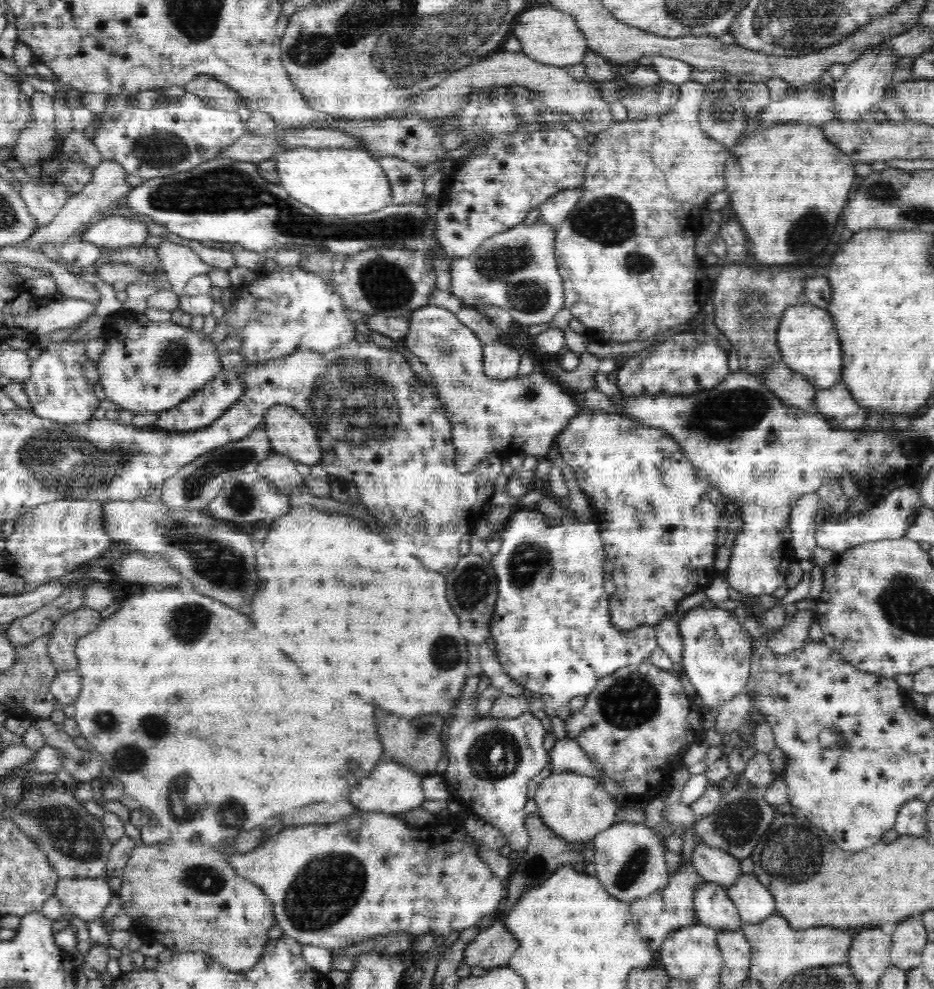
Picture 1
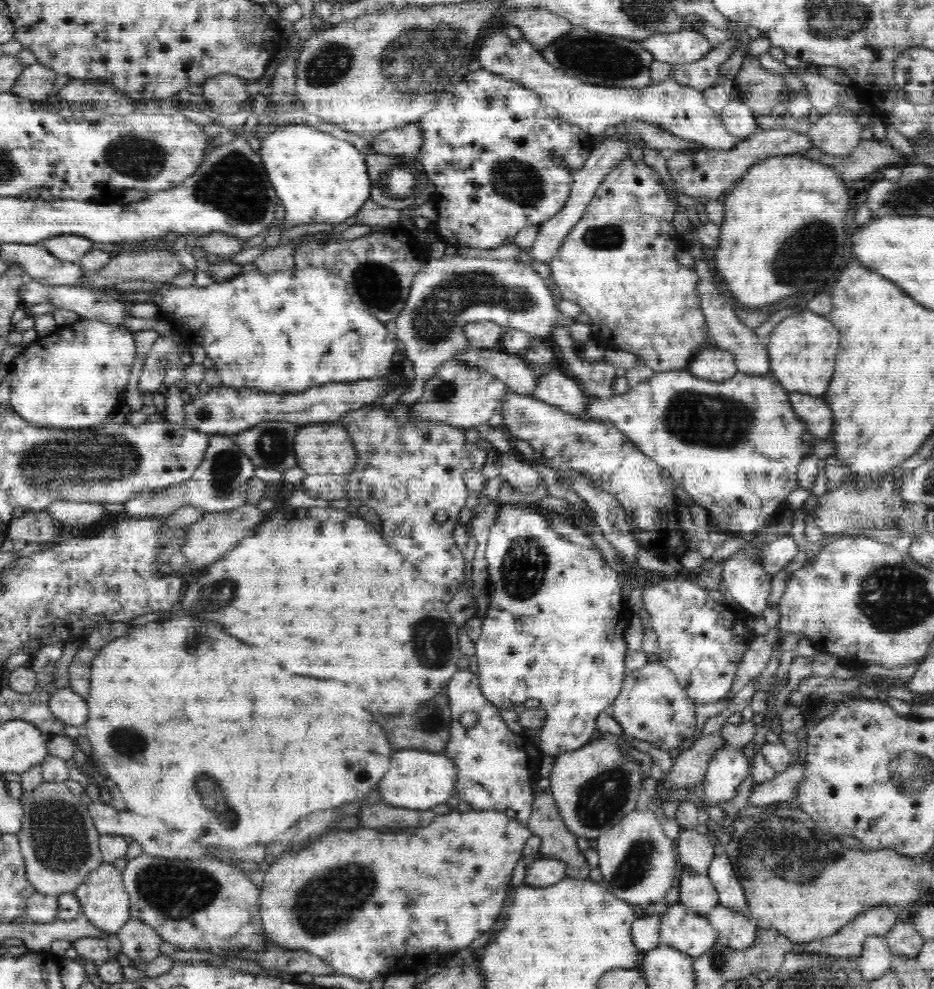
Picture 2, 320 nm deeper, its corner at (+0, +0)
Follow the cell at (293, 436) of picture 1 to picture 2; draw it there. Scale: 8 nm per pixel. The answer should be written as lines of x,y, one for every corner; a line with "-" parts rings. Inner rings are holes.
310,422
300,425
294,442
297,465
307,475
344,475
356,469
359,462
356,447
348,431
338,422

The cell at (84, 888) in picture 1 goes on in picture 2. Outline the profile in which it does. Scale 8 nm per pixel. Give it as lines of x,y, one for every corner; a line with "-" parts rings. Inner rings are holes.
103,863
94,870
91,870
82,884
79,884
74,891
82,914
92,922
94,926
101,928
108,934
118,933
125,922
130,920
130,897
124,883
122,883
122,871
114,865

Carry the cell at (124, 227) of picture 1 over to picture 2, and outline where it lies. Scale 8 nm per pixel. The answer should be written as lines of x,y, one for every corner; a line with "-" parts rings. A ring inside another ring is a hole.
60,235
40,242
48,253
62,260
78,263
92,249
92,241
78,235

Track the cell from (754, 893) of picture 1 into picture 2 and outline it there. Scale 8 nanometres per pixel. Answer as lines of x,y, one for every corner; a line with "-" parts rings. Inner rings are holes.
723,851
716,853
707,875
718,891
720,905
749,916
749,906
743,886
740,886
732,863

